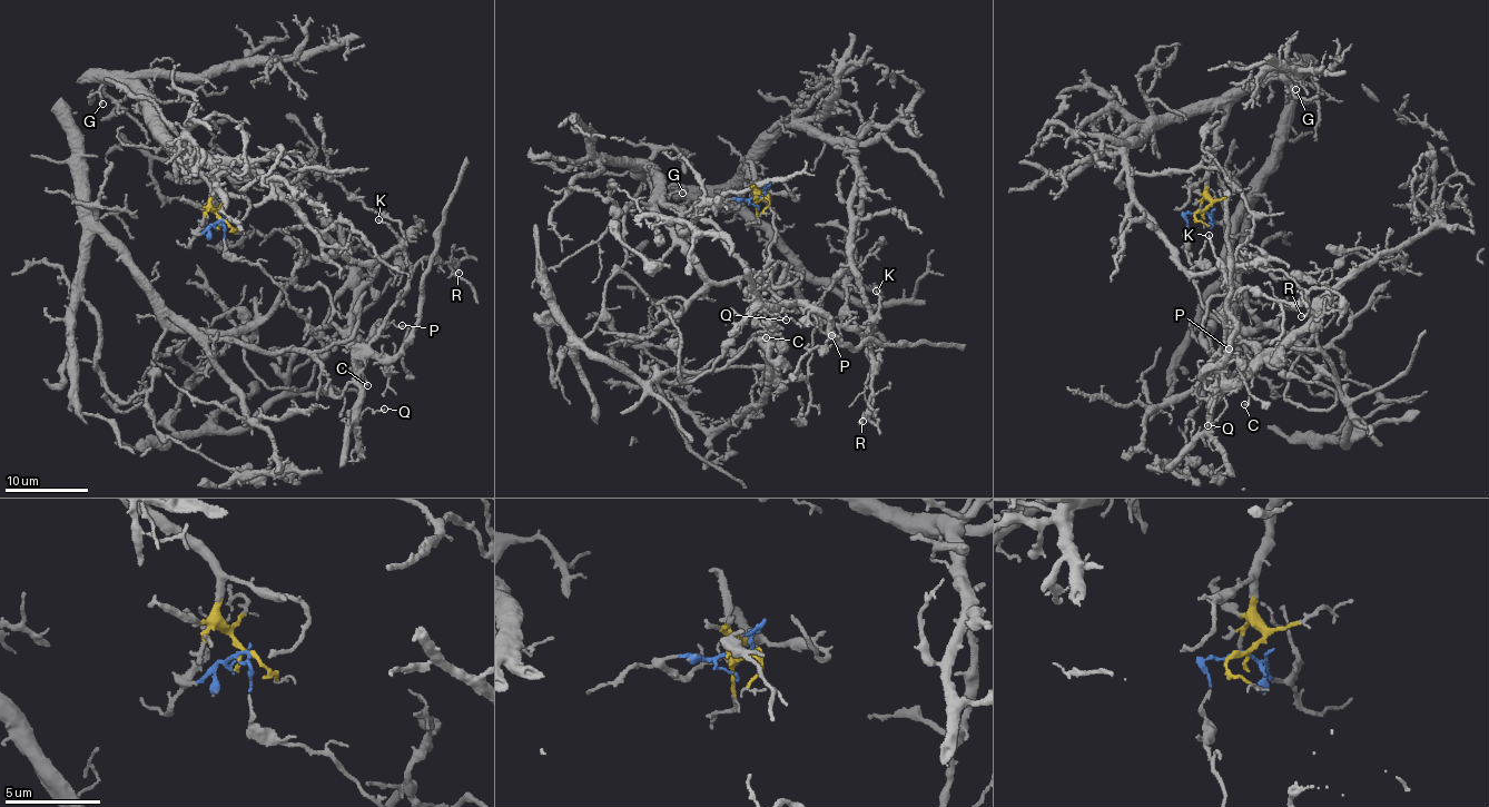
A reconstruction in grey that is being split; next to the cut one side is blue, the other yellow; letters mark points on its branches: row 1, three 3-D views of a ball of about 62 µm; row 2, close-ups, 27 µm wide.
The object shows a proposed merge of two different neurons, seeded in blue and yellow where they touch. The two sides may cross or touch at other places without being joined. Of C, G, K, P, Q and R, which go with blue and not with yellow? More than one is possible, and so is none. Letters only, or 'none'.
C, K, P, Q, R

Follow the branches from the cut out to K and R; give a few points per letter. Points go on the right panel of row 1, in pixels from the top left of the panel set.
K: (1202, 210), (1184, 215), (1195, 287), (1206, 309), (1255, 352), (1229, 381), (1213, 358), (1231, 297), (1209, 235)
R: (1202, 210), (1184, 215), (1195, 287), (1255, 352), (1229, 381), (1213, 358), (1239, 291), (1301, 303), (1301, 315)

